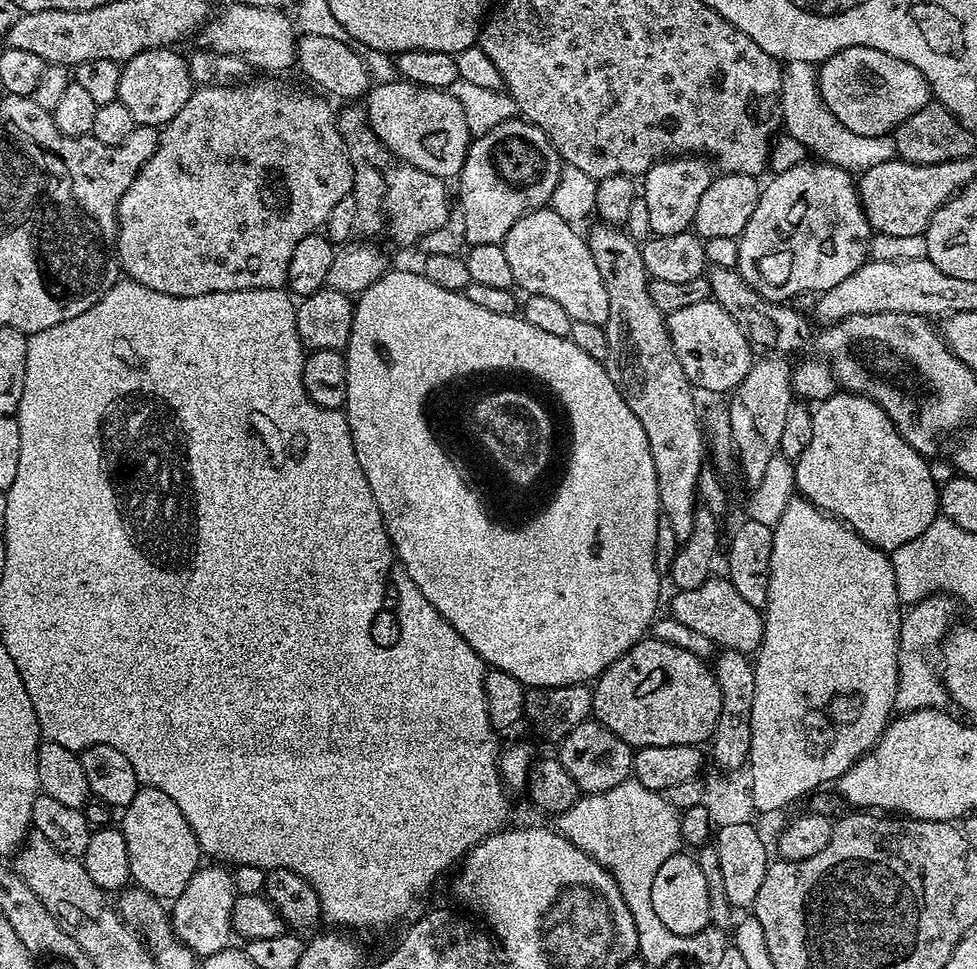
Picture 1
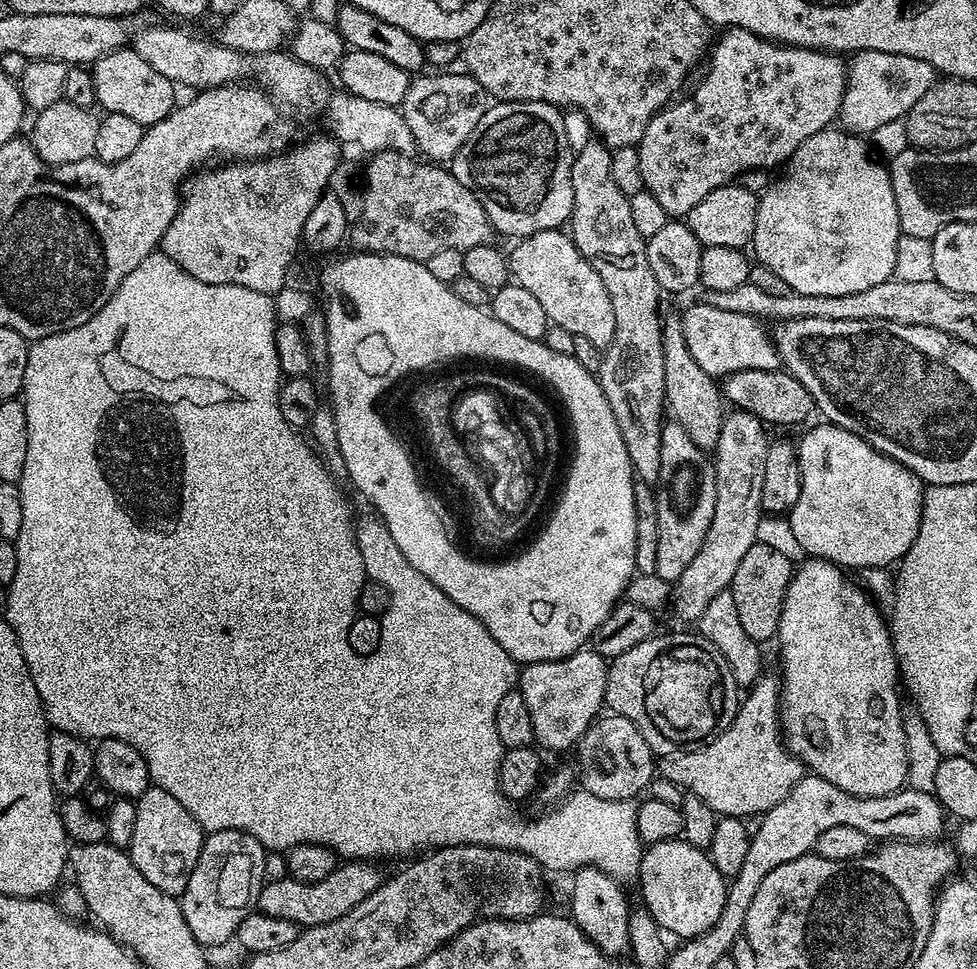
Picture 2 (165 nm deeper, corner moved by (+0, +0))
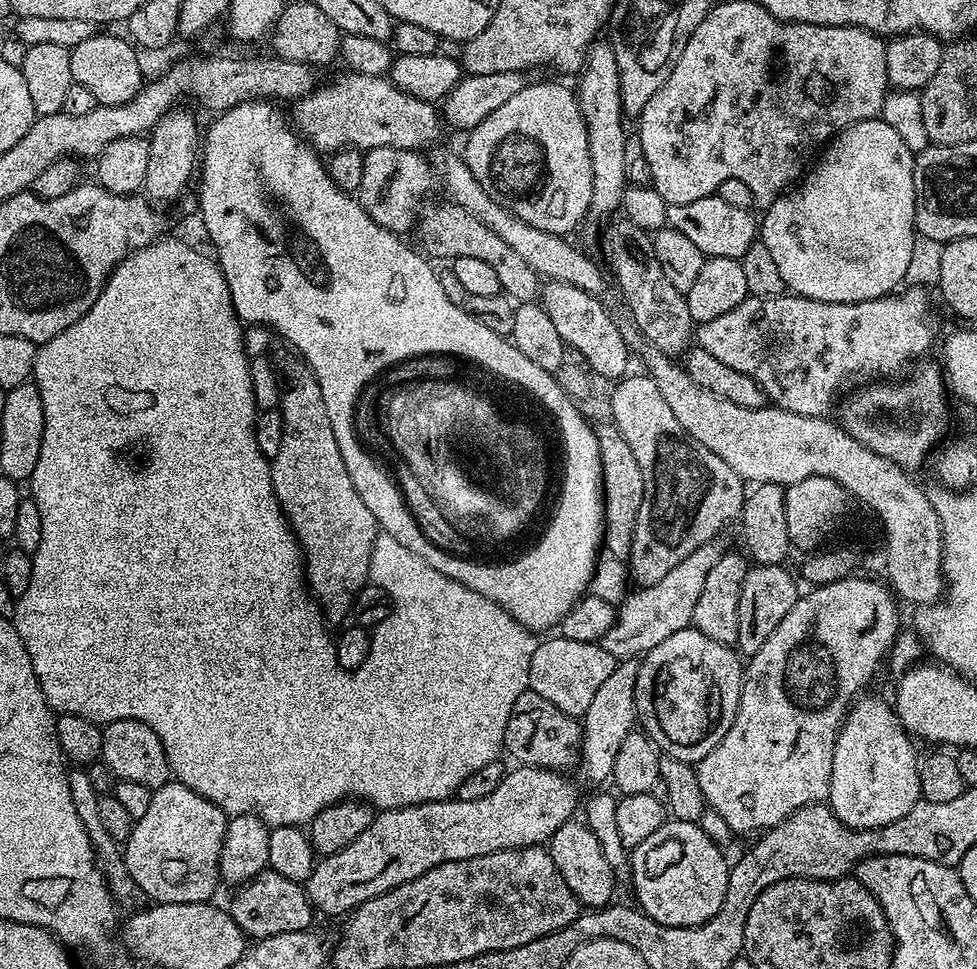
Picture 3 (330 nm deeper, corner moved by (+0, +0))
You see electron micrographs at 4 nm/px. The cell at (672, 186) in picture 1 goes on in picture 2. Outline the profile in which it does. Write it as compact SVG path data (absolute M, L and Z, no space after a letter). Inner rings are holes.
M729 28L721 31L715 37L714 43L707 53L707 64L708 69L704 73L702 73L703 71L699 73L700 81L696 85L694 85L695 83L691 85L692 93L689 96L681 95L669 102L652 119L650 126L646 126L646 134L642 134L638 145L645 189L650 194L654 194L654 198L658 198L662 210L666 210L666 214L670 218L687 217L688 212L694 210L694 206L698 206L698 202L702 202L702 198L706 198L706 194L710 194L710 190L718 190L724 184L733 183L746 170L755 168L773 170L772 168L778 167L777 169L779 169L781 166L787 165L794 150L798 150L798 146L802 146L802 142L806 142L806 138L810 138L810 134L818 134L818 130L829 127L839 117L844 97L844 84L848 81L845 61L837 53L819 52L813 48L789 48L788 45L778 44L775 40L763 40L761 36L755 36L745 28Z

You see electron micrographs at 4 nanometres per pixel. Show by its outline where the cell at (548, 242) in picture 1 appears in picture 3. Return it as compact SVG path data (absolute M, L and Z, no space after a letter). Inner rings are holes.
M548 280L542 288L543 308L554 322L554 327L561 334L565 345L578 350L585 365L599 379L601 376L604 380L616 382L629 371L630 353L626 342L622 342L622 334L618 334L618 326L614 322L612 312L604 309L602 301L600 296L591 296L586 290L570 286L570 282L561 280Z

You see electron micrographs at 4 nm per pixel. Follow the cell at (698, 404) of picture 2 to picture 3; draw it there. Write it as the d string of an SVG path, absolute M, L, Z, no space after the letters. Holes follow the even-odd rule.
M616 219L603 225L604 256L608 259L607 271L616 275L616 284L624 299L623 307L658 350L667 356L679 357L688 351L694 340L694 321L690 318L687 295L674 290L666 274L662 274L662 266L658 266L658 258L654 258L651 235L629 220Z

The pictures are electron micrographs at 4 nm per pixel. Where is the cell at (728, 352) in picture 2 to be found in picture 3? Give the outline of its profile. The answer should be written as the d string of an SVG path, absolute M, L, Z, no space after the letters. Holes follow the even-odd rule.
M908 286L903 290L897 291L895 294L879 296L876 300L867 300L866 302L858 302L857 304L822 302L821 300L811 300L805 296L795 294L785 294L775 296L774 298L749 296L741 304L734 306L734 310L726 310L726 314L721 314L718 318L710 318L710 322L699 325L695 329L694 340L699 347L710 350L710 354L714 354L714 358L719 358L725 366L731 366L732 369L738 370L738 374L746 374L750 378L754 378L754 382L758 382L758 386L762 386L765 397L775 407L782 410L790 410L794 414L827 417L831 413L828 411L831 408L833 411L834 405L837 403L838 395L836 396L836 392L842 391L851 380L856 380L859 376L868 376L864 378L895 377L897 374L903 373L913 362L919 361L925 354L931 353L928 351L931 350L932 343L936 340L936 324L932 321L932 300L927 294L929 293L923 287Z

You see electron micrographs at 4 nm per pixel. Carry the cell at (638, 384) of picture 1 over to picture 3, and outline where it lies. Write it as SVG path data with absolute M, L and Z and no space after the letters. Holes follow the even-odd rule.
M604 38L592 41L578 79L580 79L580 88L578 87L576 92L576 100L580 103L582 118L588 127L590 166L592 167L592 193L590 194L588 216L604 222L613 215L612 211L620 208L620 199L626 187L623 156L626 151L626 142L630 138L629 133L624 133L626 113L620 97L620 75L618 74L616 50L609 41L608 44Z

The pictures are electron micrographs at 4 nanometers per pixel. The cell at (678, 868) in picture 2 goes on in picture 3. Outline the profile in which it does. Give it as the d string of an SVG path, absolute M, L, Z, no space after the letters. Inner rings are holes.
M665 819L664 824L658 826L658 830L650 834L650 838L646 838L646 842L642 842L630 852L632 866L630 887L636 891L635 903L640 911L646 913L654 922L671 928L693 928L714 918L726 898L728 889L730 864L729 861L724 861L724 856L720 852L723 852L721 845L706 838L699 823Z

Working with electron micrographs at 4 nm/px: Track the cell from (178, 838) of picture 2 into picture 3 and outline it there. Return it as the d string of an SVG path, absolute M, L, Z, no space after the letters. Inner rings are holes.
M169 782L155 789L150 798L150 806L142 818L132 825L130 838L123 845L122 853L129 876L137 884L139 891L149 896L149 901L158 904L170 902L209 903L213 899L216 887L222 884L220 876L220 855L222 854L224 835L227 832L229 817L214 802L194 794L190 786Z

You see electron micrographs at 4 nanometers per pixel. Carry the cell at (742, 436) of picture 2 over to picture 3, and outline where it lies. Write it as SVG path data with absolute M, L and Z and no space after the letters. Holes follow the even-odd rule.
M716 542L703 544L690 558L678 562L662 582L654 582L654 586L641 587L636 590L640 592L633 591L625 596L616 620L598 641L599 647L612 658L636 658L658 646L658 642L666 642L670 634L678 634L678 630L689 627L694 618L694 606L702 595L702 585L722 554L718 545Z

